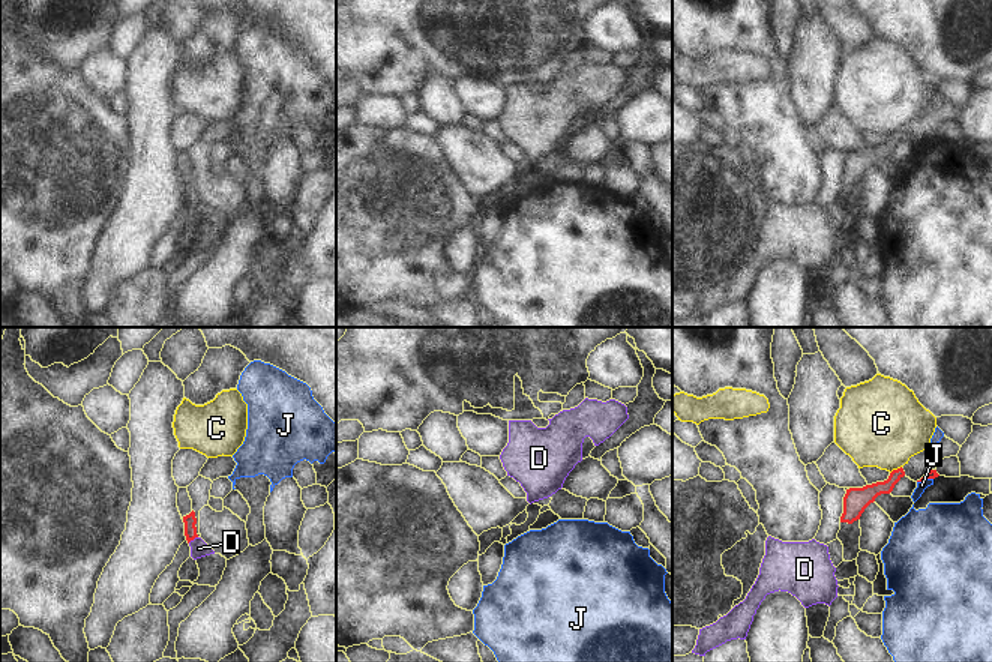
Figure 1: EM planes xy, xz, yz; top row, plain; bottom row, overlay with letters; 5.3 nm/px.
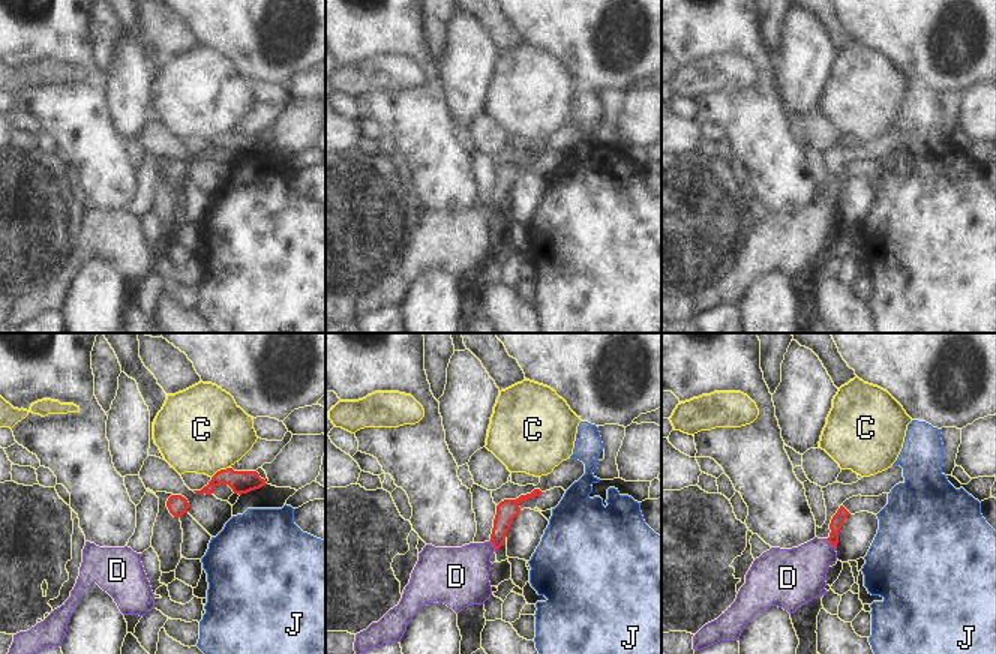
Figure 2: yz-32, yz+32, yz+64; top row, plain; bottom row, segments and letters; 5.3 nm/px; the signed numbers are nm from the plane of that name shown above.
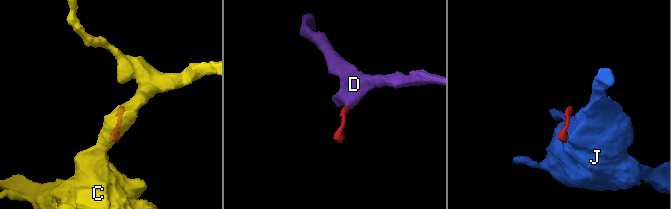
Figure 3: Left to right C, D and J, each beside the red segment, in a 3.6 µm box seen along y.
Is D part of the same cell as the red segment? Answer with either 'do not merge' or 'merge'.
merge

